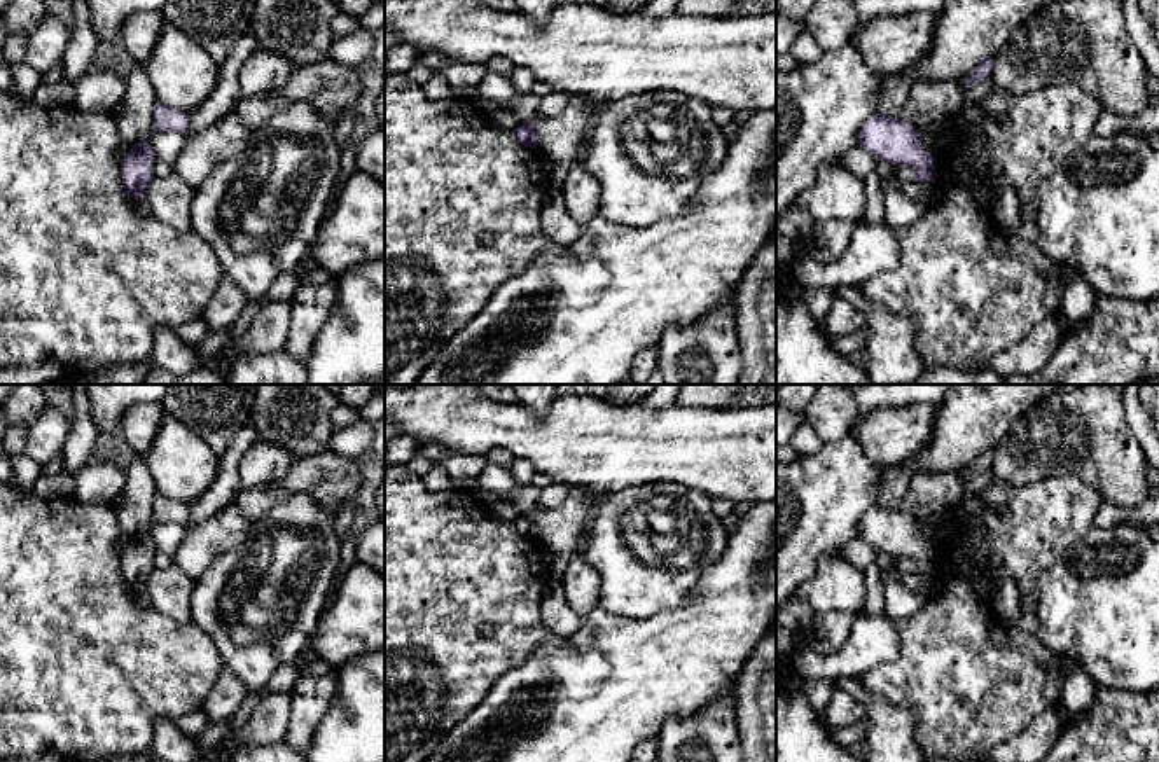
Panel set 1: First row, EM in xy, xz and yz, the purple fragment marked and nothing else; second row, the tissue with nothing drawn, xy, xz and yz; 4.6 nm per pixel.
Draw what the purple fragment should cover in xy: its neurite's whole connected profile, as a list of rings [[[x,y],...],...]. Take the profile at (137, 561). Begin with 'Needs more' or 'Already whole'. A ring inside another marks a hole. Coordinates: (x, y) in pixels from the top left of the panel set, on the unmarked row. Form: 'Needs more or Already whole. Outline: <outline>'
Already whole. Outline: [[[149,531],[135,535],[124,547],[121,556],[121,570],[126,584],[135,591],[142,591],[147,577],[154,570],[156,545]]]

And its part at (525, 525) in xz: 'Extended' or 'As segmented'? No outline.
As segmented

